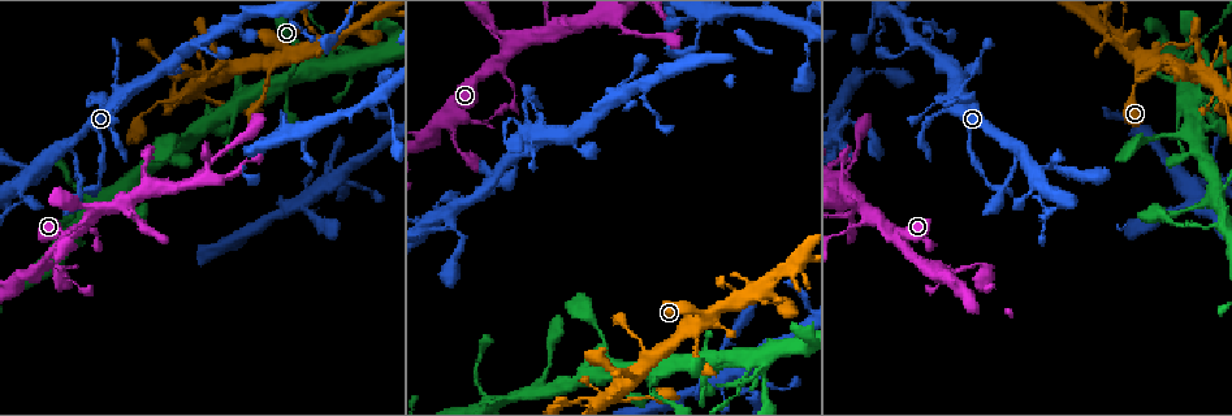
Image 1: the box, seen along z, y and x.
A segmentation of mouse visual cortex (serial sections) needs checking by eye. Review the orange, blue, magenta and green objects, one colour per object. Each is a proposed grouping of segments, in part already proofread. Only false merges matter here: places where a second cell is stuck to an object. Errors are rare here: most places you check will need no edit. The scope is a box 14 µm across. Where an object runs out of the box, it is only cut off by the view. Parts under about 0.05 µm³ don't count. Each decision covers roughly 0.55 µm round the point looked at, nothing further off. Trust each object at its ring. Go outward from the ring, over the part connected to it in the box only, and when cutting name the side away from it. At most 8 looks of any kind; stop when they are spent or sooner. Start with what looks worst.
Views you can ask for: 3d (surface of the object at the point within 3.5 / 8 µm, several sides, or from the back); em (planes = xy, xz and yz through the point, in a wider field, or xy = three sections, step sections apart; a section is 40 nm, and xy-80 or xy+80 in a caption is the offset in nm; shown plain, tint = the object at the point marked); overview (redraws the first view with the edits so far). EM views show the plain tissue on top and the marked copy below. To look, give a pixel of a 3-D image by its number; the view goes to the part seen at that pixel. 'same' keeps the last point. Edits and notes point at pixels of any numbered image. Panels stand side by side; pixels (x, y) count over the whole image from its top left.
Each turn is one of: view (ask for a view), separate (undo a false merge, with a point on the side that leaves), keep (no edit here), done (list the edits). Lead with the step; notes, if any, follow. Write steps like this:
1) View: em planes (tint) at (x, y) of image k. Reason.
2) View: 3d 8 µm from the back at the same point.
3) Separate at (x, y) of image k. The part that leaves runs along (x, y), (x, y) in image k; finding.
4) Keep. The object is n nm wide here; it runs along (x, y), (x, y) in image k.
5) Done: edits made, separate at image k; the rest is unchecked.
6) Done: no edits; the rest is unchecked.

View: 3d 3.5 µm at (1145, 59) of image 1. Looks like a crossing.

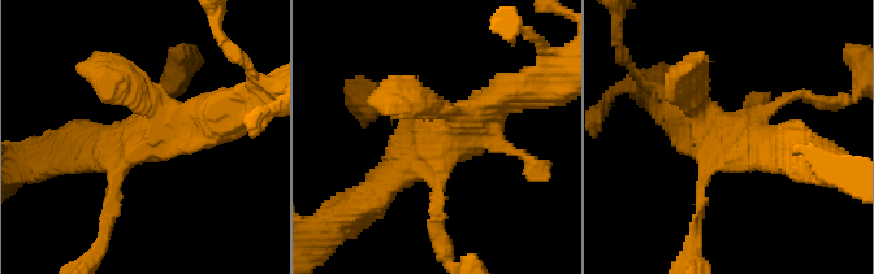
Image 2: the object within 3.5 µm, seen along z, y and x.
View: em xy step 3 (tint) at (724, 145) of image 2.

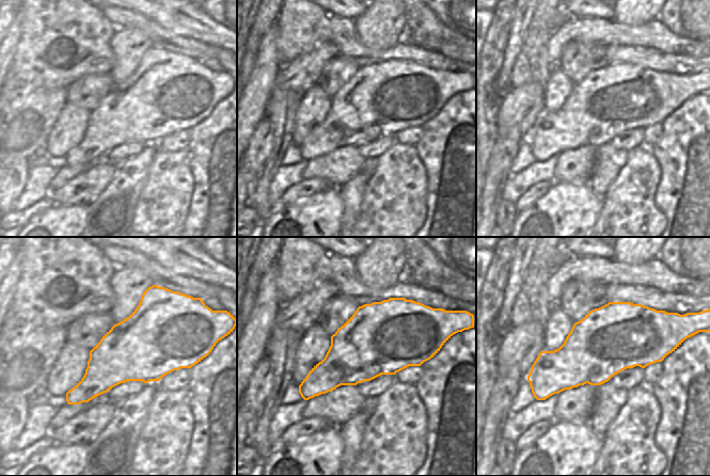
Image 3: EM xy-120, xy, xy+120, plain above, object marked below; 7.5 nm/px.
Keep. The arms are 150, 150, 400, 450 nm wide; it runs along (697, 222), (700, 182), (723, 147), (790, 147) in image 2; continuous, no second cell.

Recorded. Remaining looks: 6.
View: 3d 3.5 µm at (869, 211) of image 1. Abrupt turn.

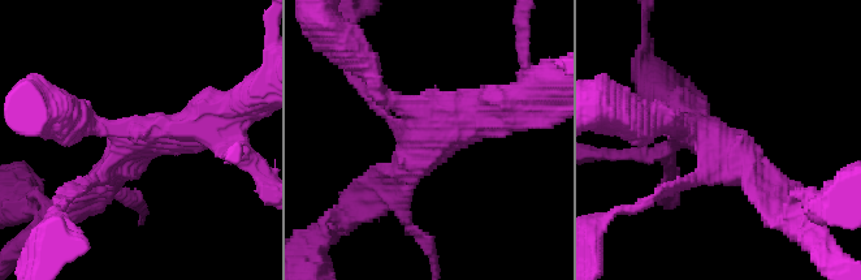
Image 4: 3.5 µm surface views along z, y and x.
View: em xy step 3 (tint) at (437, 139) of image 4. 4 arms meet here; the arms are 200, 200, 350, 500 nm wide.

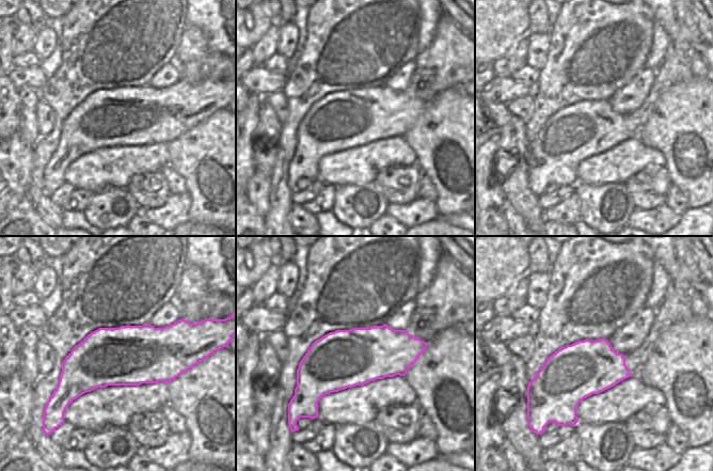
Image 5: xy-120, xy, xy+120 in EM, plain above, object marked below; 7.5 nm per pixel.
Keep. It runs along (96, 192), (137, 143), (224, 111) in image 4; continuous, no second cell.

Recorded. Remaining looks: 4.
View: 3d 3.5 µm at (745, 374) of image 1. A narrow waist.

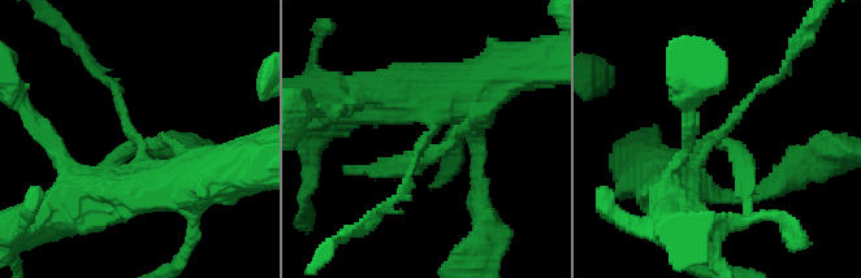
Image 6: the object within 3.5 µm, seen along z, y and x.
Separate at (117, 96) of image 6. A second cell is stuck on.

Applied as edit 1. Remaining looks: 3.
View: overview. Redraw.

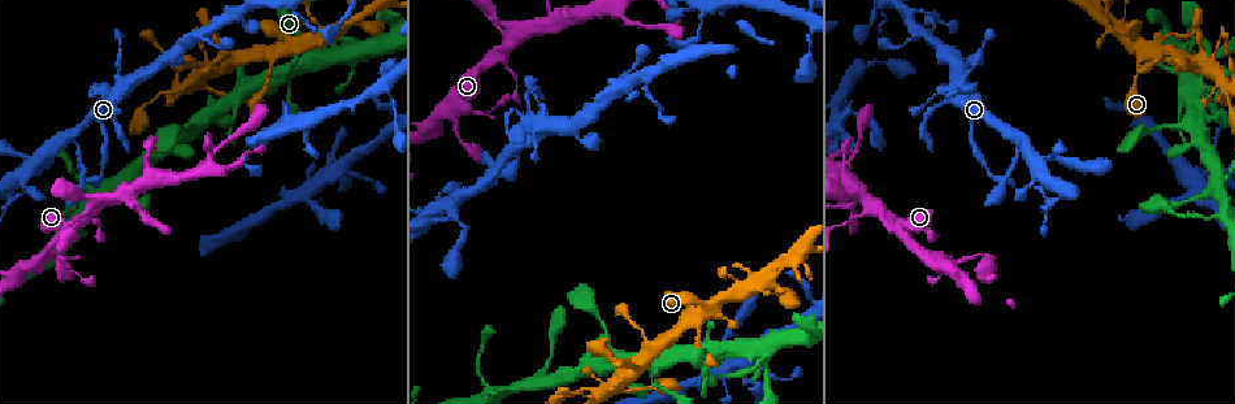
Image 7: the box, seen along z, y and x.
View: 3d 3.5 µm at (8, 200) of image 7. Thin arm on a thick one.

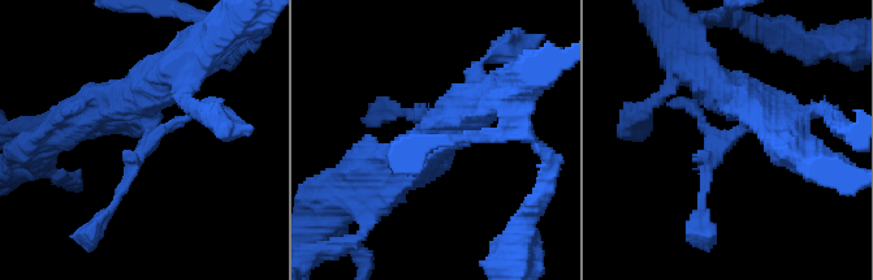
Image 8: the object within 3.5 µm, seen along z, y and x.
View: em xy step 3 (tint) at (148, 135) of image 8. Need the tissue.

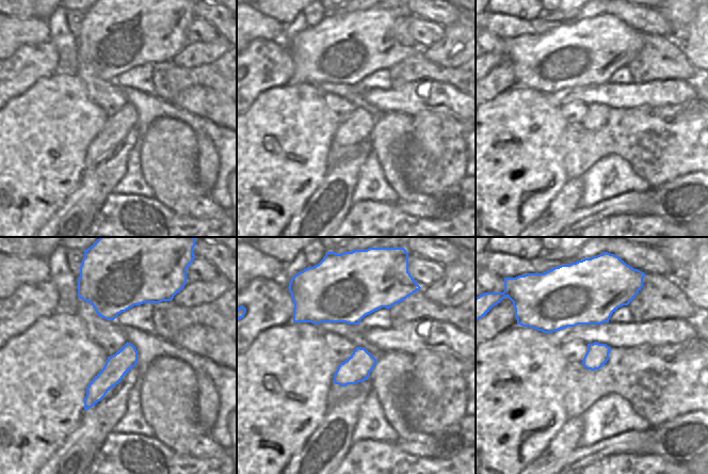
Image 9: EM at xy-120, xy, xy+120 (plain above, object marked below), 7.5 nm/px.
Keep. It runs along (164, 82), (116, 199) in image 8; all the same cell.

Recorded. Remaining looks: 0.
Done: edits made, separate at image 6; the rest is unchecked.

